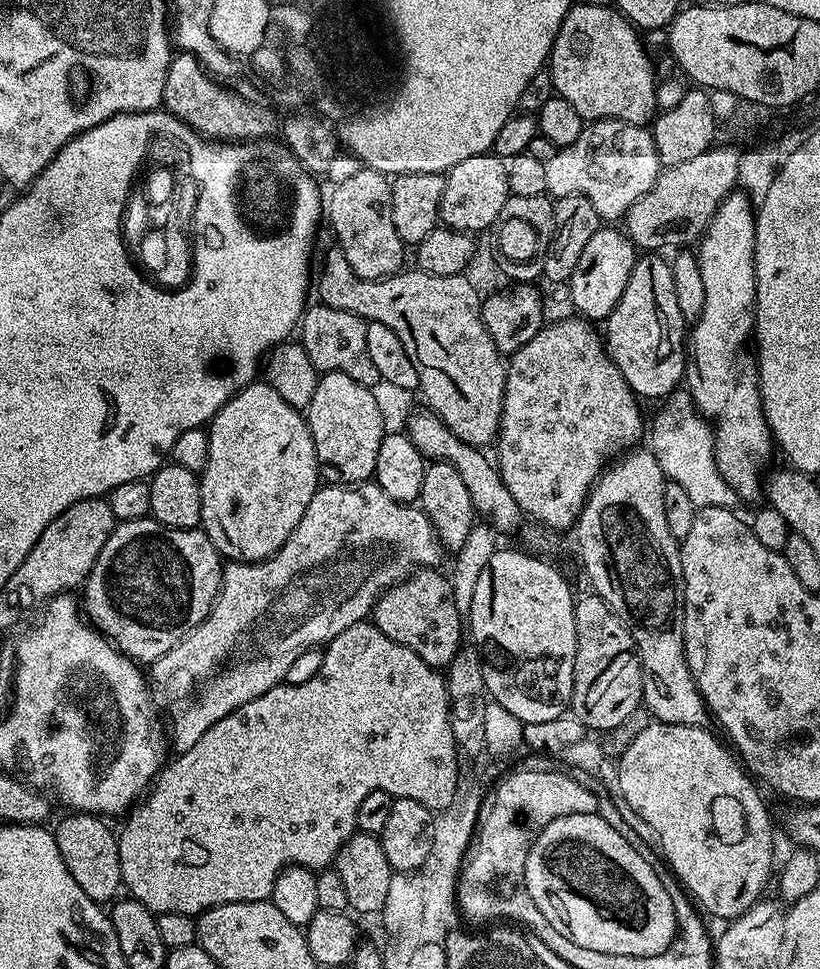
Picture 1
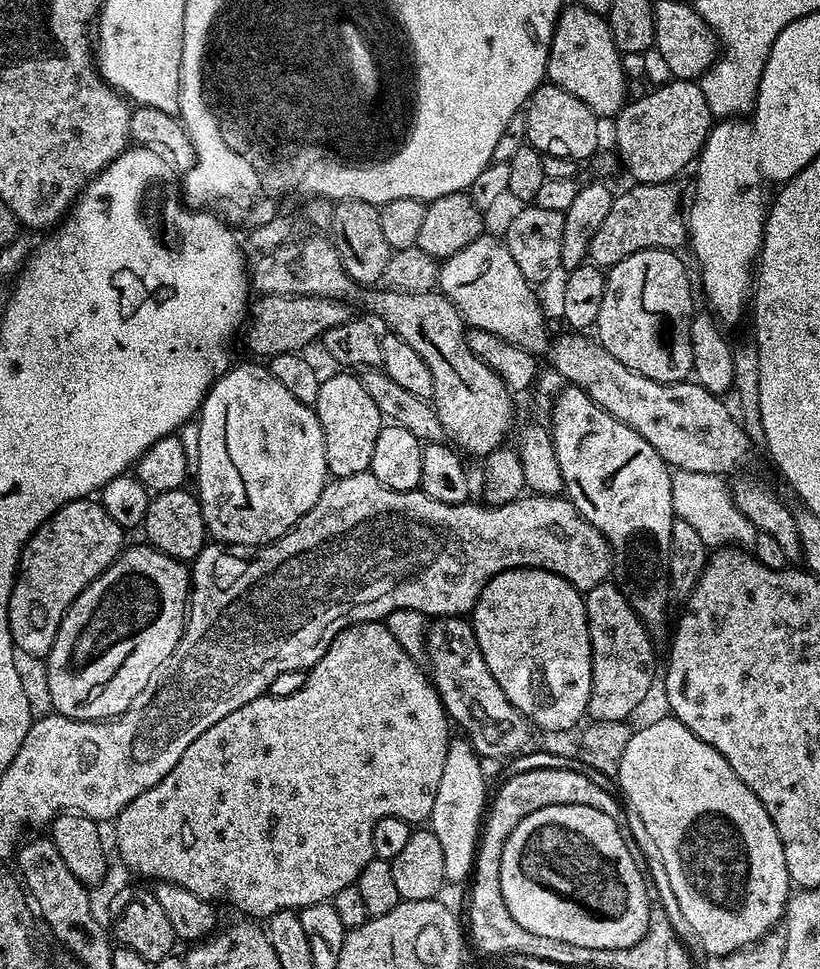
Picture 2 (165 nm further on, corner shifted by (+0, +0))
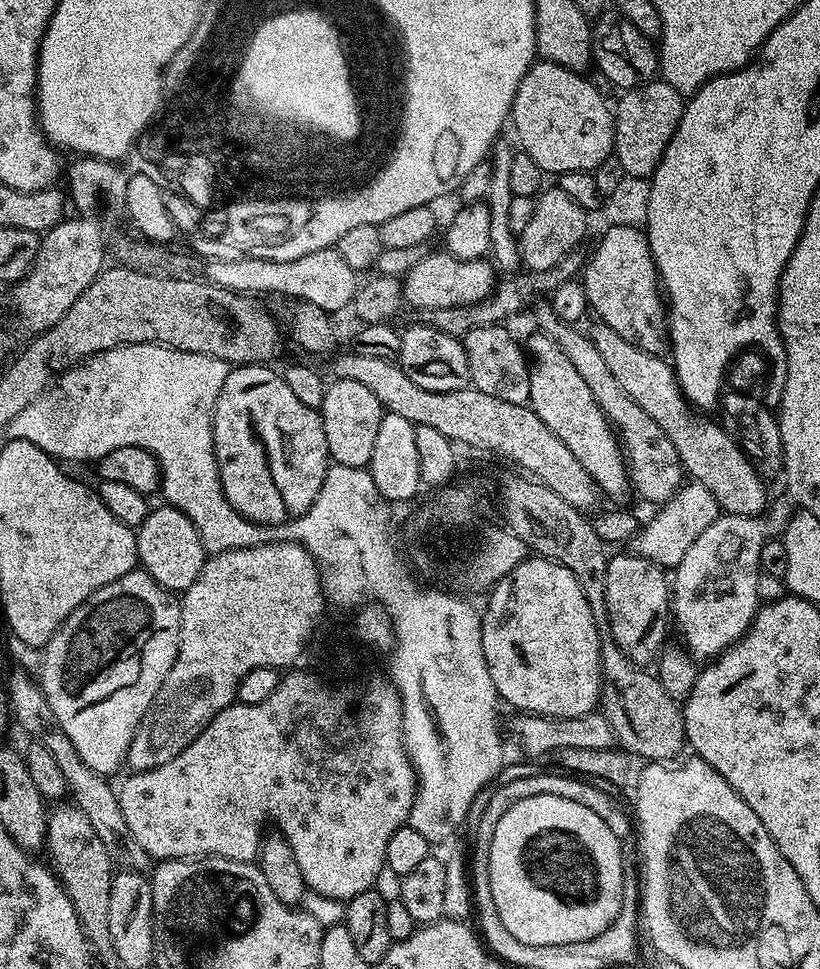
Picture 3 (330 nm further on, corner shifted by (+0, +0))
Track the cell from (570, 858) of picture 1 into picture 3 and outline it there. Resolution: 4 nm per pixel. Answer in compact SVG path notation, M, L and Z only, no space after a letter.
M538 794L534 798L522 798L522 802L514 802L506 814L498 821L498 826L494 826L494 838L490 842L488 851L488 881L490 882L490 894L494 898L494 906L498 906L498 918L502 918L502 926L510 930L518 942L526 942L530 946L554 946L555 944L565 944L566 942L586 942L606 926L618 918L620 907L622 906L622 862L624 852L620 849L618 838L614 838L614 830L594 814L594 810L586 810L586 806L581 806L578 802L570 802L570 798L554 798L554 794Z

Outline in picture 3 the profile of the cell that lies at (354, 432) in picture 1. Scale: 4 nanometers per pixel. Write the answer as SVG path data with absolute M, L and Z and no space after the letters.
M333 379L324 389L324 401L318 409L320 420L324 423L326 430L326 446L332 464L342 466L354 466L355 468L367 468L370 462L370 454L374 454L374 438L378 434L382 409L378 398L366 390L366 386L361 386L358 382L349 380Z

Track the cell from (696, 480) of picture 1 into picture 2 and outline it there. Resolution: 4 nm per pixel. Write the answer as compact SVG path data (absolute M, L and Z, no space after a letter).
M675 471L672 475L671 502L673 515L686 521L701 535L707 544L733 544L750 550L757 541L759 528L751 517L734 503L731 487L718 474L698 474L694 471Z

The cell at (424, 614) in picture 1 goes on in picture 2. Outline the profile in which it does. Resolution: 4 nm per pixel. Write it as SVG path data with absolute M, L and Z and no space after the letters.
M445 616L442 622L433 624L436 625L433 628L431 625L426 632L427 667L449 721L453 725L461 724L468 731L466 736L473 751L485 761L503 761L523 753L530 721L502 694L502 686L494 682L494 674L490 674L490 666L486 666L486 658L482 658L471 623L458 616Z

